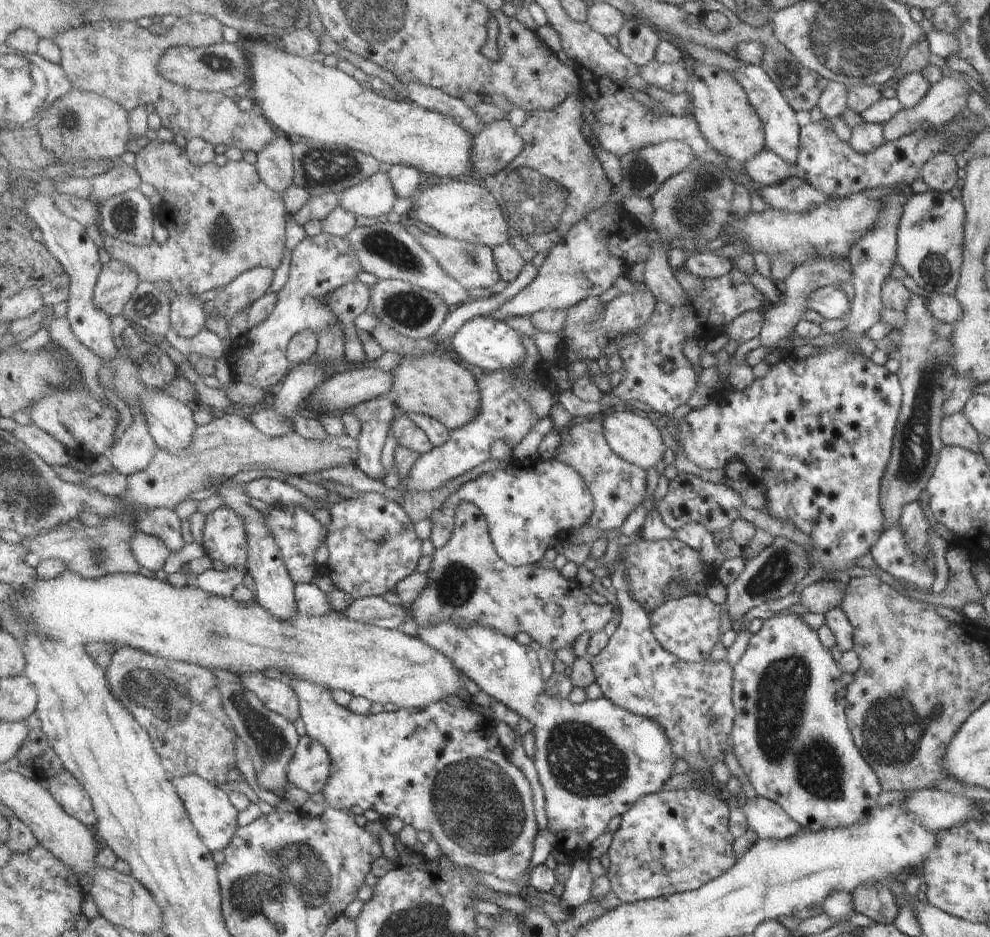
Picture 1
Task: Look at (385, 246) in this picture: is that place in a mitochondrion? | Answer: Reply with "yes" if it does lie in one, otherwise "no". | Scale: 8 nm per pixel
yes

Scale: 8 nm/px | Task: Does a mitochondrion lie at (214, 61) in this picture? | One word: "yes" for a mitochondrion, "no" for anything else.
yes

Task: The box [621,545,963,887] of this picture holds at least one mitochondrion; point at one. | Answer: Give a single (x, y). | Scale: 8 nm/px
(810, 756)

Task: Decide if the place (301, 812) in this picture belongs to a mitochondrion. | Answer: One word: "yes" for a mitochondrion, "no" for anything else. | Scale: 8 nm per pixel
no

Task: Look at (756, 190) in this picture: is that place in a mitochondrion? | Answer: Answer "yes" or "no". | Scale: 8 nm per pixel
no

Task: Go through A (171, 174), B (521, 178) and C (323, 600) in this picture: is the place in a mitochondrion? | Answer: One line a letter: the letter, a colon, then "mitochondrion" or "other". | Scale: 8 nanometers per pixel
A: other
B: mitochondrion
C: other

